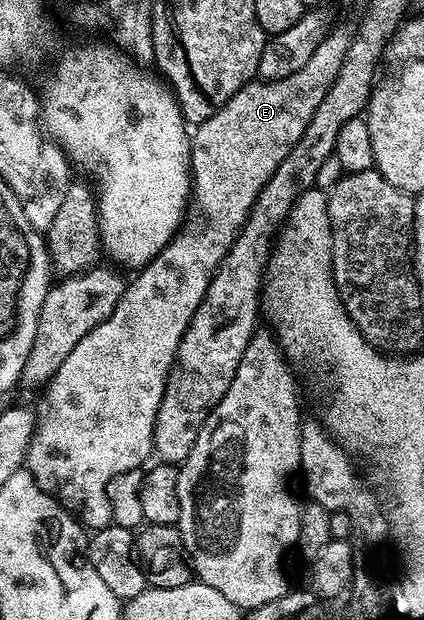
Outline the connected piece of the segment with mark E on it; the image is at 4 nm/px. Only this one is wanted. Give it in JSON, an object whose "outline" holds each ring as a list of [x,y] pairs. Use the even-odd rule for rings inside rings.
{"outline":[[[325,49],[323,53],[318,52],[314,55],[310,60],[310,64],[306,64],[306,68],[298,68],[298,72],[294,72],[294,76],[286,76],[282,80],[274,80],[273,82],[267,80],[248,82],[241,90],[234,92],[234,96],[230,96],[230,100],[226,100],[226,104],[222,104],[222,108],[218,108],[218,112],[214,112],[214,116],[210,116],[210,120],[206,120],[201,126],[197,126],[191,131],[194,194],[195,197],[204,198],[204,214],[208,217],[208,227],[201,234],[194,235],[193,238],[187,238],[184,232],[177,233],[176,237],[164,247],[159,257],[147,263],[137,273],[141,274],[133,282],[129,281],[125,285],[124,295],[118,300],[118,304],[112,314],[105,318],[104,321],[99,322],[89,334],[82,336],[82,340],[78,340],[78,344],[74,344],[74,352],[70,352],[70,356],[66,356],[66,360],[62,360],[62,368],[58,368],[58,372],[54,372],[54,376],[39,395],[39,398],[41,397],[40,411],[37,409],[34,414],[35,425],[32,428],[32,438],[28,441],[26,468],[34,476],[38,488],[42,488],[42,492],[46,492],[49,496],[55,498],[80,523],[81,527],[88,529],[89,526],[89,531],[95,532],[101,530],[103,526],[113,525],[110,500],[108,499],[110,480],[114,480],[114,476],[122,476],[122,472],[141,469],[145,465],[143,462],[147,460],[148,454],[150,458],[150,453],[153,451],[152,432],[156,423],[156,412],[158,404],[164,395],[164,384],[168,379],[168,373],[172,370],[172,364],[176,359],[177,346],[190,324],[198,304],[202,304],[202,296],[206,296],[208,285],[212,282],[212,275],[216,273],[216,269],[223,262],[225,254],[228,253],[228,247],[235,241],[238,231],[248,221],[248,216],[252,213],[252,205],[256,203],[256,197],[260,194],[260,189],[268,183],[270,176],[274,176],[278,164],[282,164],[282,160],[286,160],[286,156],[290,156],[290,148],[294,148],[294,144],[298,144],[298,139],[302,136],[302,132],[306,132],[306,124],[310,124],[310,116],[314,116],[314,111],[317,110],[318,104],[322,104],[322,96],[326,96],[326,92],[330,92],[330,84],[334,84],[334,80],[338,76],[338,68],[342,57],[341,51],[339,49],[327,50]]]}

